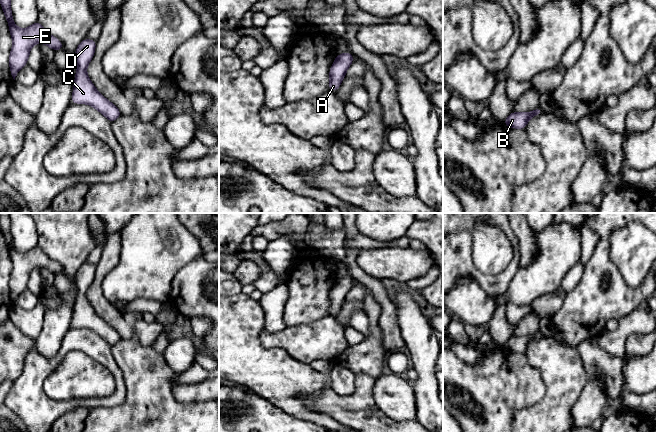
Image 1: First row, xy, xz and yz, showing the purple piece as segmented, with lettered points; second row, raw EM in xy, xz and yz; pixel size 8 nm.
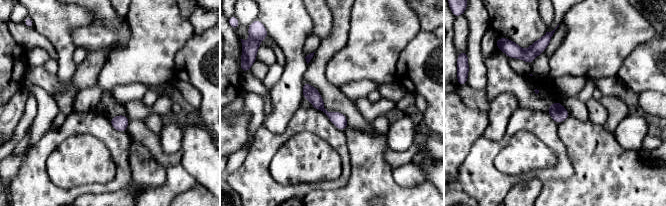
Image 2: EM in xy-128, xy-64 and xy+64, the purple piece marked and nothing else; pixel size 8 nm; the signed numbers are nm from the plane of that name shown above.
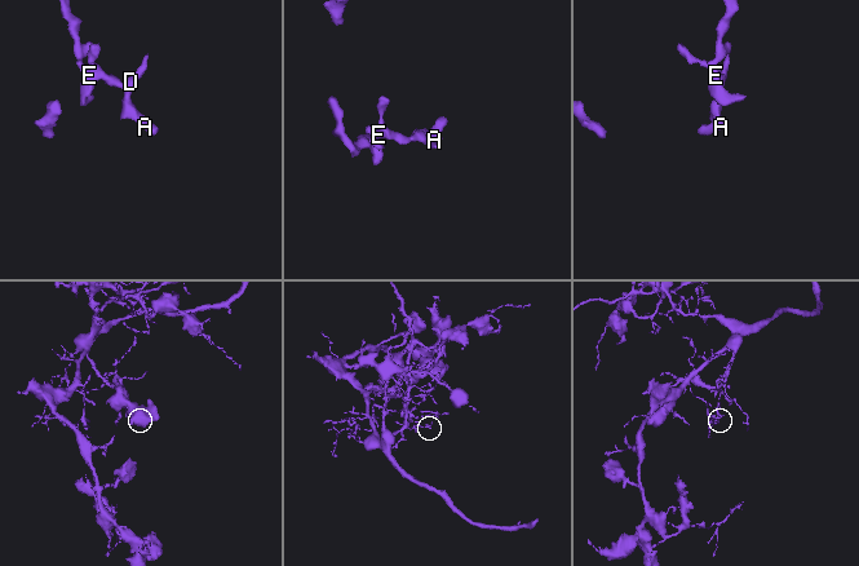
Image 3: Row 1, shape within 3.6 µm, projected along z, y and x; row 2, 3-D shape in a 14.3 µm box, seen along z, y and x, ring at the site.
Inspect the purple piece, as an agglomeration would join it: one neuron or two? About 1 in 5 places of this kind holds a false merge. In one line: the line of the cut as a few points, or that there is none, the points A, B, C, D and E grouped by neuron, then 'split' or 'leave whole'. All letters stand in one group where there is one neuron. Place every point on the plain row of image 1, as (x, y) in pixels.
cut none; groups A B C D E; leave whole

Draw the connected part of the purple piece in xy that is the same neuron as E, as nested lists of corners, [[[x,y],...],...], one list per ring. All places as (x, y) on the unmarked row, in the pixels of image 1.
[[[0,213],[0,227],[13,265],[9,279],[9,289],[14,304],[19,294],[28,288],[30,273],[34,268],[45,268],[54,275],[63,274],[62,266],[50,259],[38,245],[25,253],[20,253],[15,249],[11,236],[9,213]]]

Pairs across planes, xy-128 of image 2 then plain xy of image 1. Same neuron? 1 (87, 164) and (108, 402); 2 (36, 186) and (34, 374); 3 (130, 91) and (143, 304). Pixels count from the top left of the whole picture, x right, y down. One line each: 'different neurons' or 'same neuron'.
1: different neurons
2: same neuron
3: same neuron

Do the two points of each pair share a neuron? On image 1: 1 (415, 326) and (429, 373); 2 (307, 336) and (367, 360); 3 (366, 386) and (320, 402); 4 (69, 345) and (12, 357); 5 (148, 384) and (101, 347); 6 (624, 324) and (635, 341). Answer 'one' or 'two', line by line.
1: one
2: two
3: one
4: two
5: two
6: two

